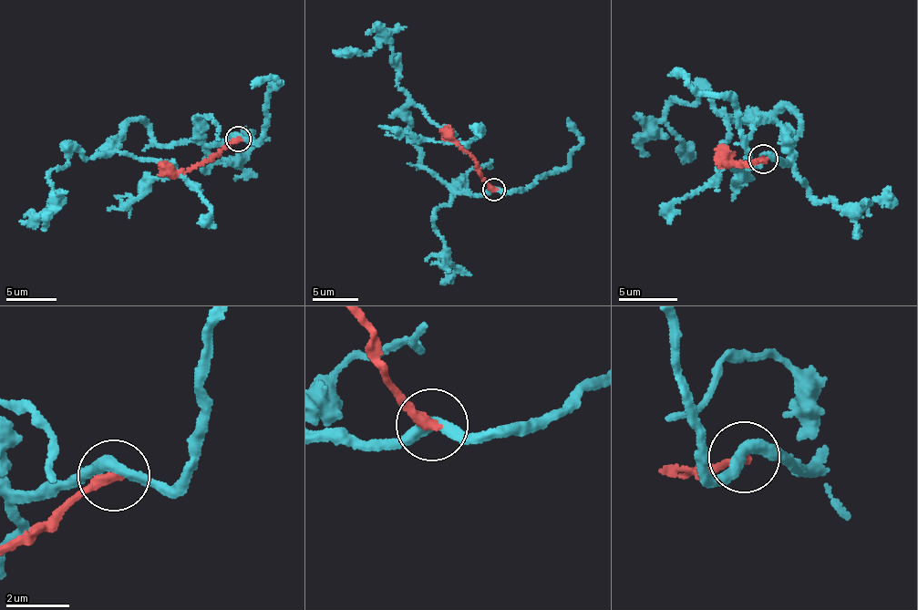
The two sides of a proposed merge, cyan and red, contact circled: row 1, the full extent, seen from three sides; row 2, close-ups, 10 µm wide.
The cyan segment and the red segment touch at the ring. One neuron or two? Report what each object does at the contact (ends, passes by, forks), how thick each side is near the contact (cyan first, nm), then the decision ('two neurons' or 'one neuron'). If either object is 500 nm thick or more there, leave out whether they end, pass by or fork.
cyan passes by; red ends there; 360 nm thick on the cyan side, 320 nm on the other; two neurons

